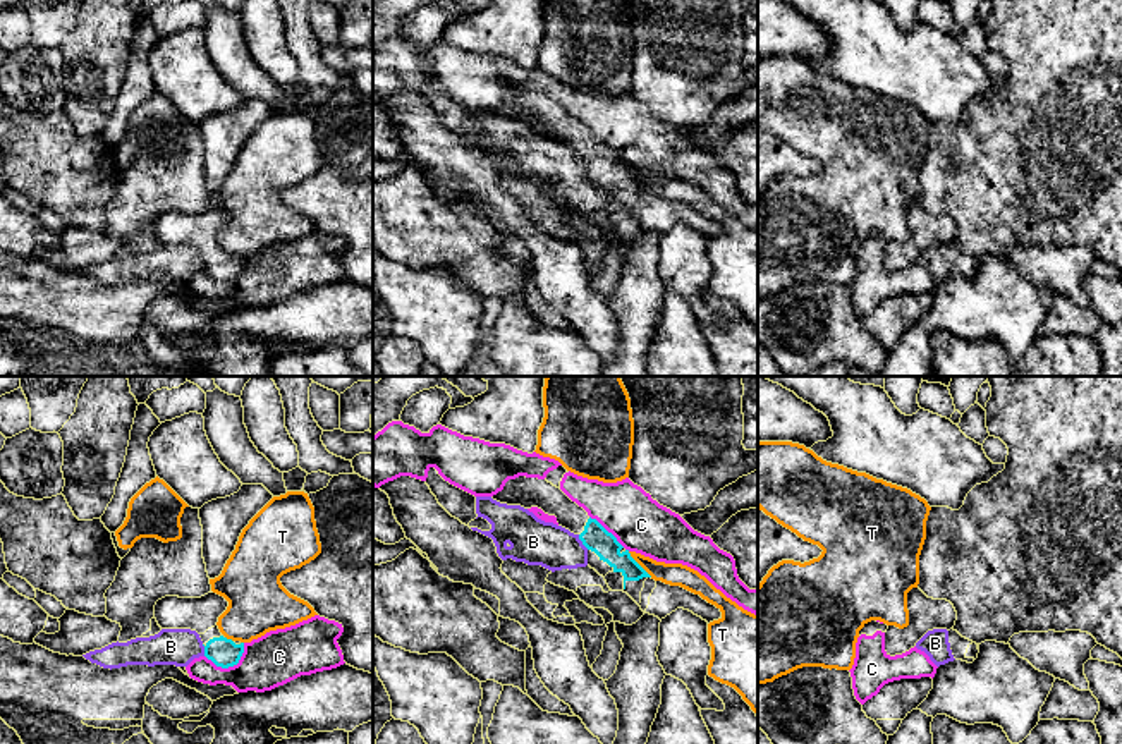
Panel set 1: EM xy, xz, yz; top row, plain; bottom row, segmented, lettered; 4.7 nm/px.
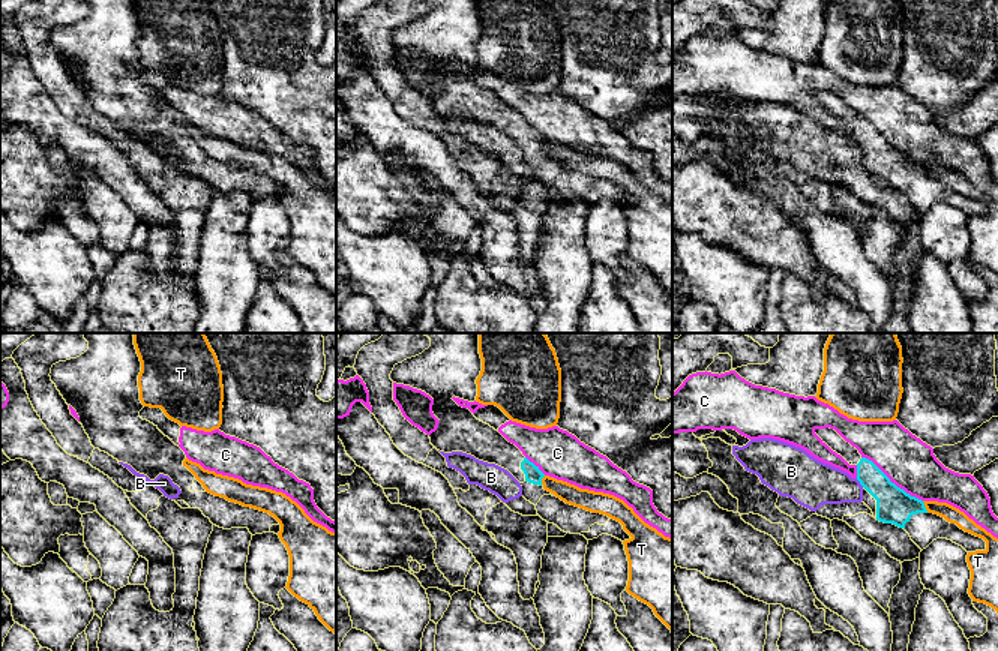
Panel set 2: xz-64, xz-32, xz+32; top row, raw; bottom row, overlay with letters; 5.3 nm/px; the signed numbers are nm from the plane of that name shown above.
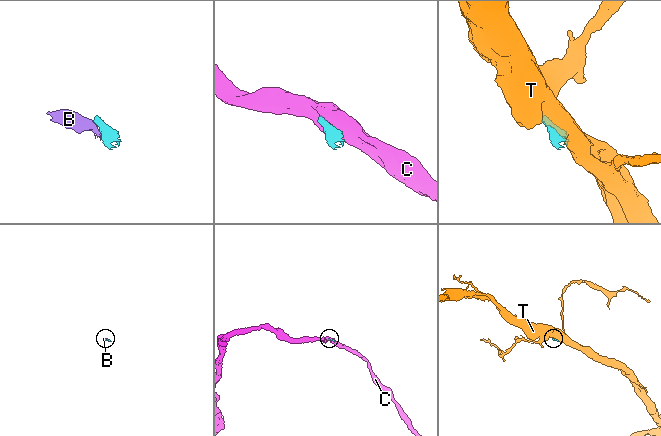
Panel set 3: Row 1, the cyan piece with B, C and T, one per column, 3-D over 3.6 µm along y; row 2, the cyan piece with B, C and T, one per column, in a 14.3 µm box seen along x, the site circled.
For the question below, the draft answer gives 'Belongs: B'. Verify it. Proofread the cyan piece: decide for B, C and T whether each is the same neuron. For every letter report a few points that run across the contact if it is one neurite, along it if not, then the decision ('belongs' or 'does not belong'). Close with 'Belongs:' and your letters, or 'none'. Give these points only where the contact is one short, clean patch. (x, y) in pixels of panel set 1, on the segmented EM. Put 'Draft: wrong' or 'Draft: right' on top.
Draft: wrong
B: xz (578, 535), (588, 548) | does not belong
C: does not belong
T: xz (628, 552), (652, 576) | does not belong
Belongs: none

